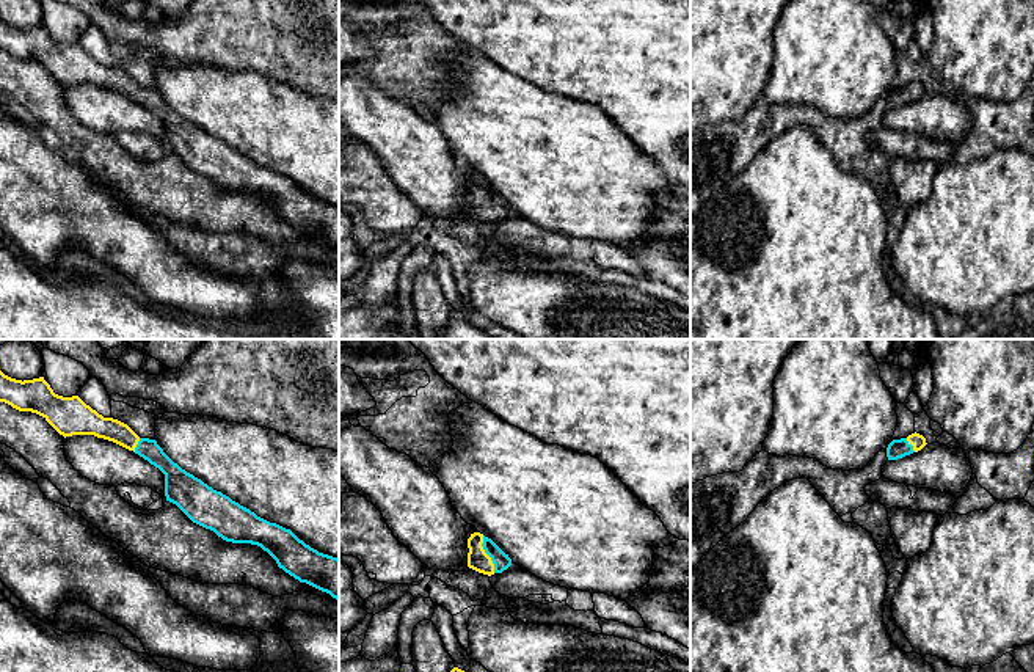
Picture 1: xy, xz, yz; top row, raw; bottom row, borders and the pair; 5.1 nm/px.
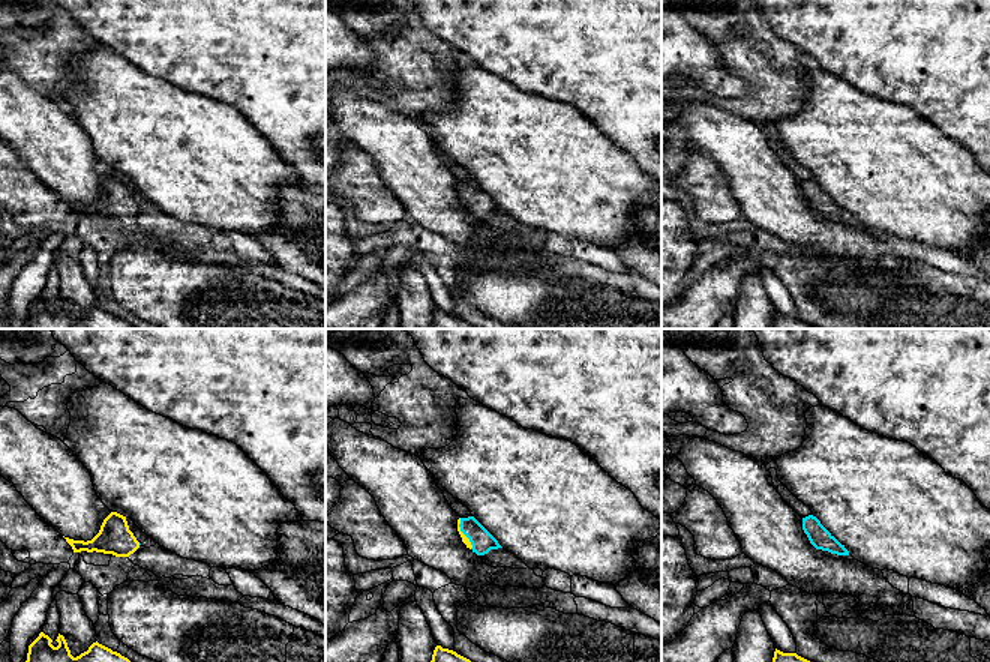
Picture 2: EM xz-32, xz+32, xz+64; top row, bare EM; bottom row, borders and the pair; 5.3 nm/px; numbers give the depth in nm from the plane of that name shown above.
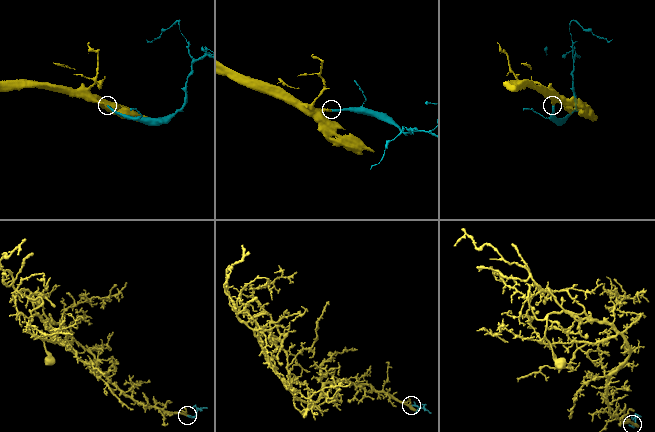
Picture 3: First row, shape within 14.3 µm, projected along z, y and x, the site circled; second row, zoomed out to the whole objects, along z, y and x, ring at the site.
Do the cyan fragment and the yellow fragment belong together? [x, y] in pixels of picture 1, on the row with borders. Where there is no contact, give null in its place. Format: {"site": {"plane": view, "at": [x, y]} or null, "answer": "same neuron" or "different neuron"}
{"site": {"plane": "xz", "at": [487, 553]}, "answer": "same neuron"}

